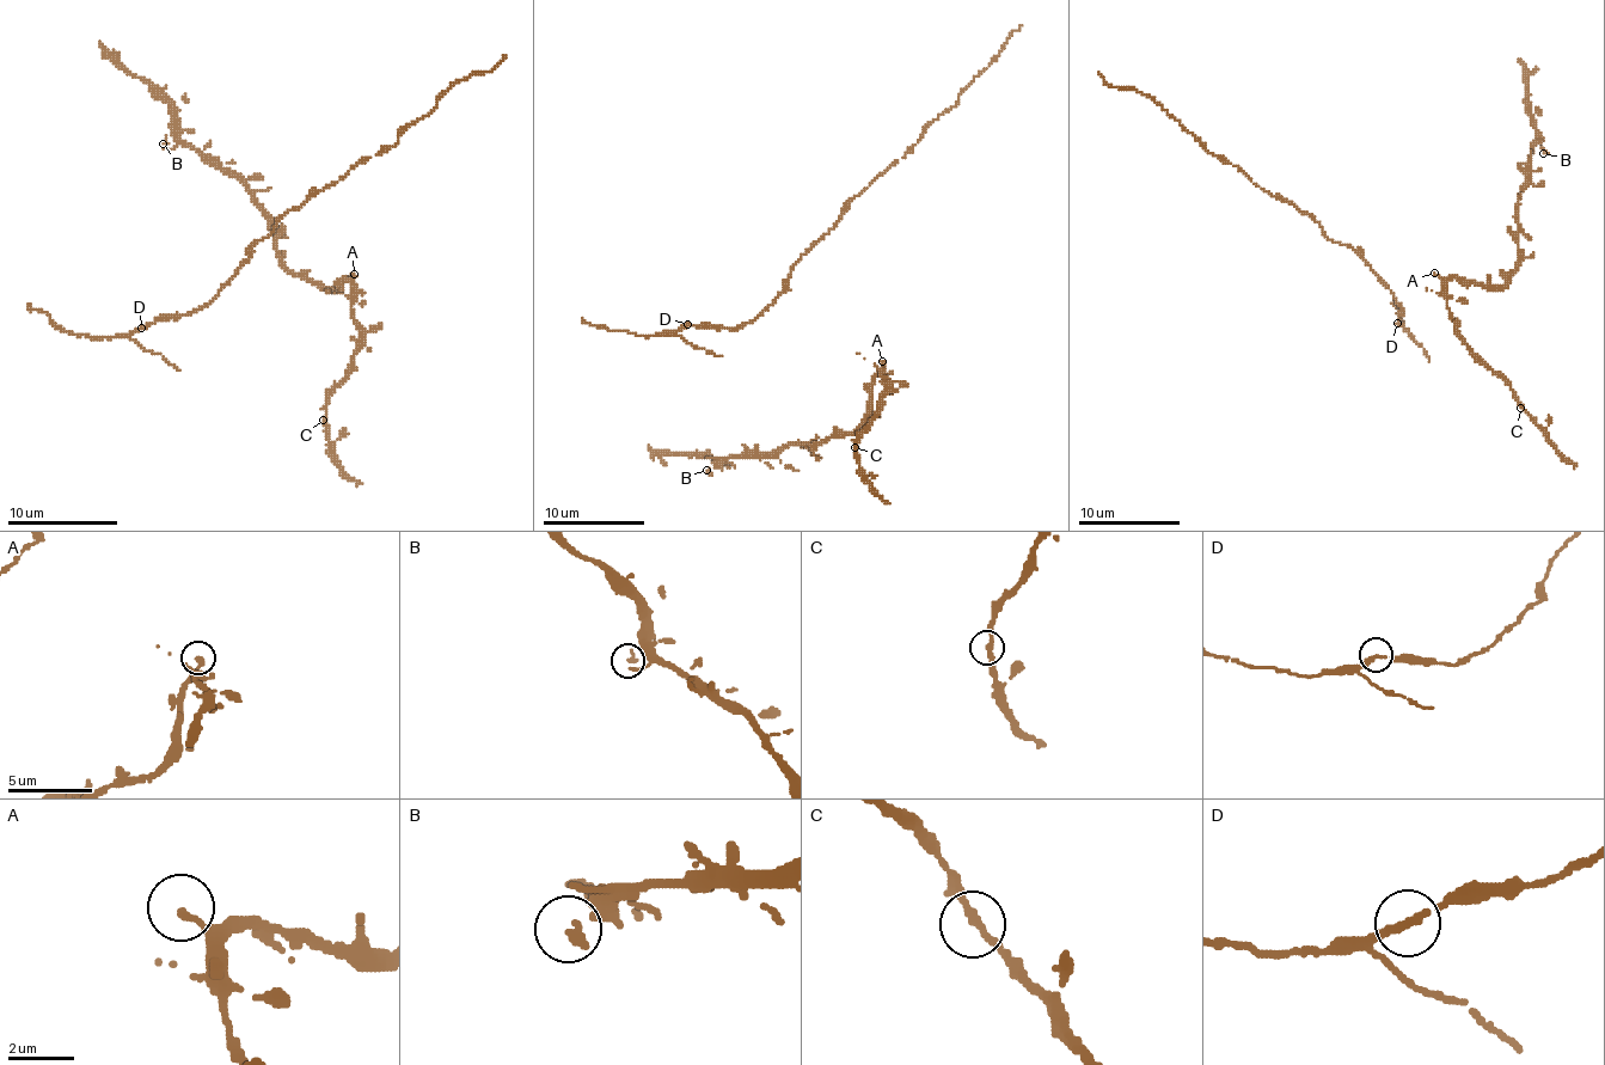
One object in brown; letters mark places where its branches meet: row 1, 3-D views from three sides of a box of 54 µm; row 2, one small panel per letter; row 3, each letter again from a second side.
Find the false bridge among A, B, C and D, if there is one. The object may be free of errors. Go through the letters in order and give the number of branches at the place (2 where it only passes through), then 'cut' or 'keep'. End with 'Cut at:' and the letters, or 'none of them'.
A: branches 1; keep
B: branches 1; keep
C: branches 2; keep
D: branches 2; keep
Cut at: none of them

